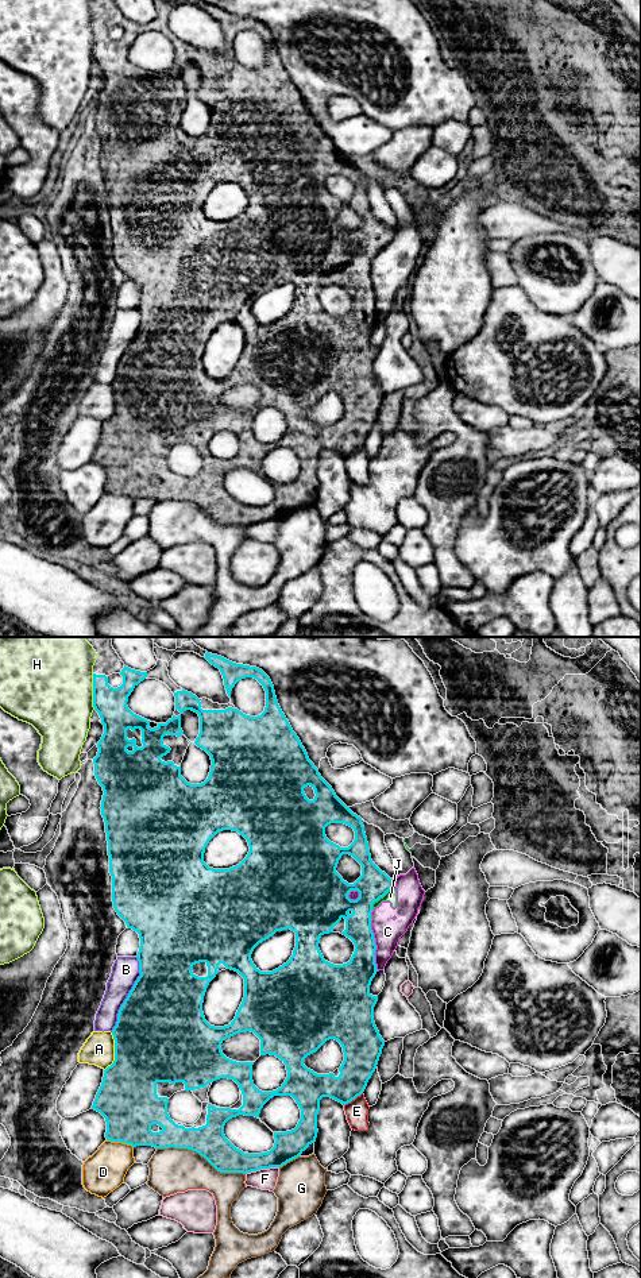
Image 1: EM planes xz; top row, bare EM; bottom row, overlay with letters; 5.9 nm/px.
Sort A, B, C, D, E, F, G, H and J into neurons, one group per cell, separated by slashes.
A / B / C J / D / E / F / G / H

